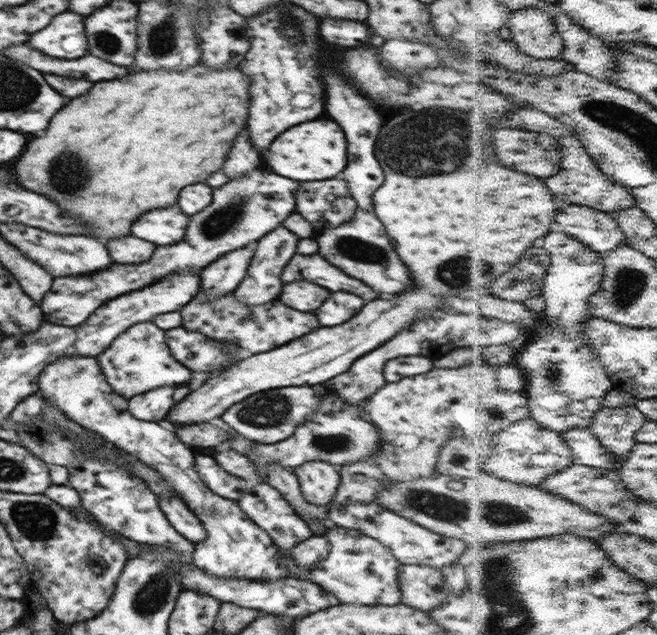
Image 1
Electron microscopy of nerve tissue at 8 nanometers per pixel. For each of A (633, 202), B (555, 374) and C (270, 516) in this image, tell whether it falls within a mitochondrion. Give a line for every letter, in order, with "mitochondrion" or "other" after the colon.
A: other
B: mitochondrion
C: other

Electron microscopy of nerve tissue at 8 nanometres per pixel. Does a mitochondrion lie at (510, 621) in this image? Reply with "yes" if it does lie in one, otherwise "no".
yes

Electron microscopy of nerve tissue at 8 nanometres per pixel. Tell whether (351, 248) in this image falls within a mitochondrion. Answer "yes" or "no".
yes

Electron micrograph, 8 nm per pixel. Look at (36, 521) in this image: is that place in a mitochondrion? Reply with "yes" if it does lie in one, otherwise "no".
yes

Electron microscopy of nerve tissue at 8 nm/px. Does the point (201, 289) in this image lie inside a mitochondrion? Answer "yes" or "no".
no

